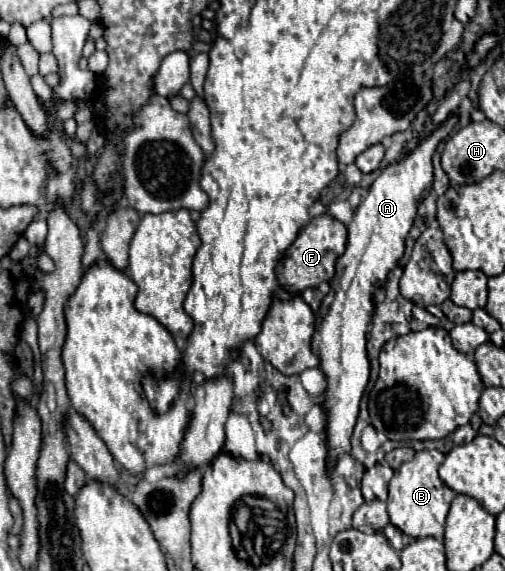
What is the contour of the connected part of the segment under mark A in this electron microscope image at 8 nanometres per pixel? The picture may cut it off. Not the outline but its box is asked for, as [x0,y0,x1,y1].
[313,115,457,465]

